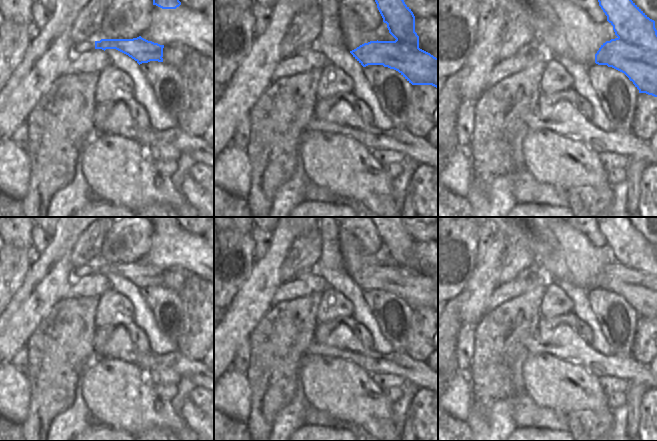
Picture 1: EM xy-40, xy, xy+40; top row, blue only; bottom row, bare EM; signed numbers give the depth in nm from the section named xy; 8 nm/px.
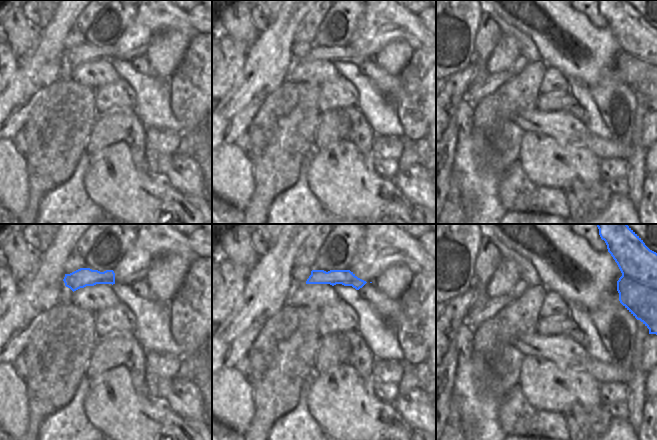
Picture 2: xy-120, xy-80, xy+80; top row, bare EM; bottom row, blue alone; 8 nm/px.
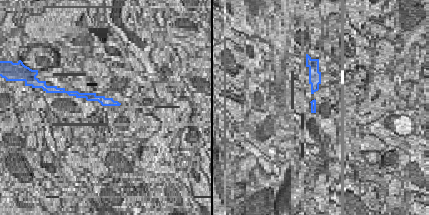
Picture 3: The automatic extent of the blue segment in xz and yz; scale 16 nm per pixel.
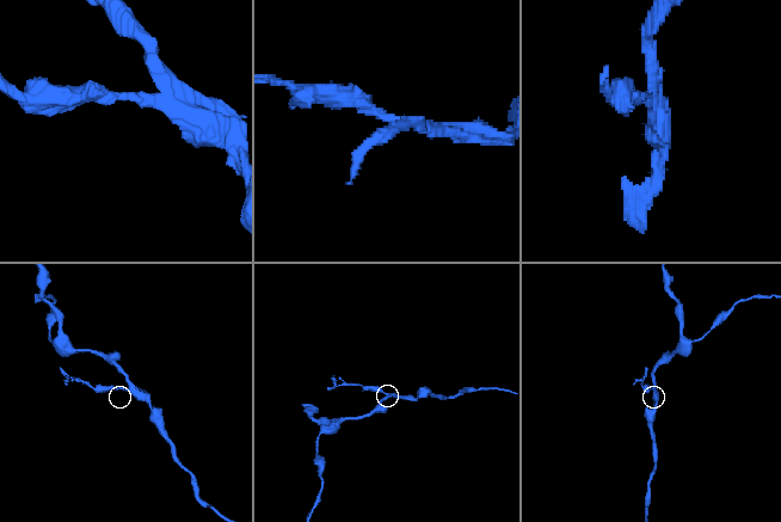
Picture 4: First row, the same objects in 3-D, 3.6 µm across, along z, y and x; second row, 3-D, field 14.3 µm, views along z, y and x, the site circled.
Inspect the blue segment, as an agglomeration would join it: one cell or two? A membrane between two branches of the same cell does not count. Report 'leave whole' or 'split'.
split

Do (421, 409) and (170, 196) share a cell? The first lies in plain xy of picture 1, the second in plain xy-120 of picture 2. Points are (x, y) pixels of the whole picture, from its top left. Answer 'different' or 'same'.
different

